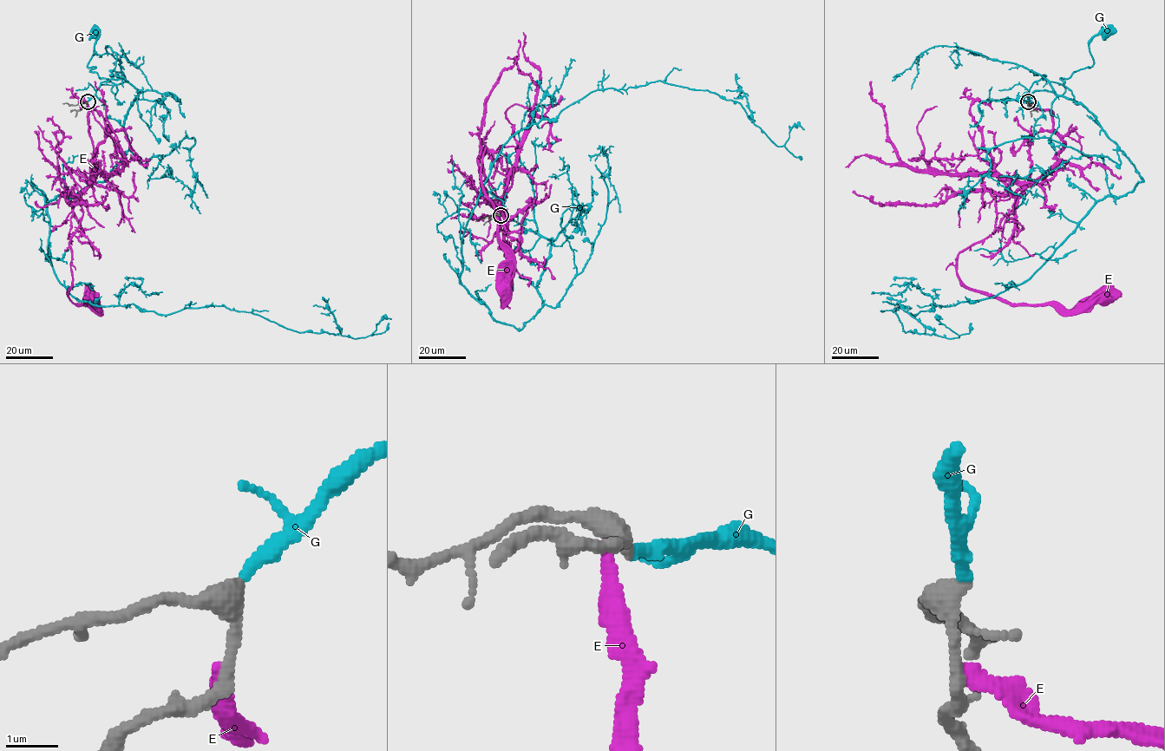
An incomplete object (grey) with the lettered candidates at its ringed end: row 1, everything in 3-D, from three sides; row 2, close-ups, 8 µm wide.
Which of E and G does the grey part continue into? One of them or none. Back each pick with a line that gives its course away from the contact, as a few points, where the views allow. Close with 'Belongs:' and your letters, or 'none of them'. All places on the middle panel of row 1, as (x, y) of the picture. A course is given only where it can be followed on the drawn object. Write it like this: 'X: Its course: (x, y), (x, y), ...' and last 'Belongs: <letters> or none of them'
G: Its course: (500, 215), (539, 237), (530, 250), (515, 248), (502, 263), (508, 274), (500, 280), (512, 282), (507, 292)
Belongs: G

